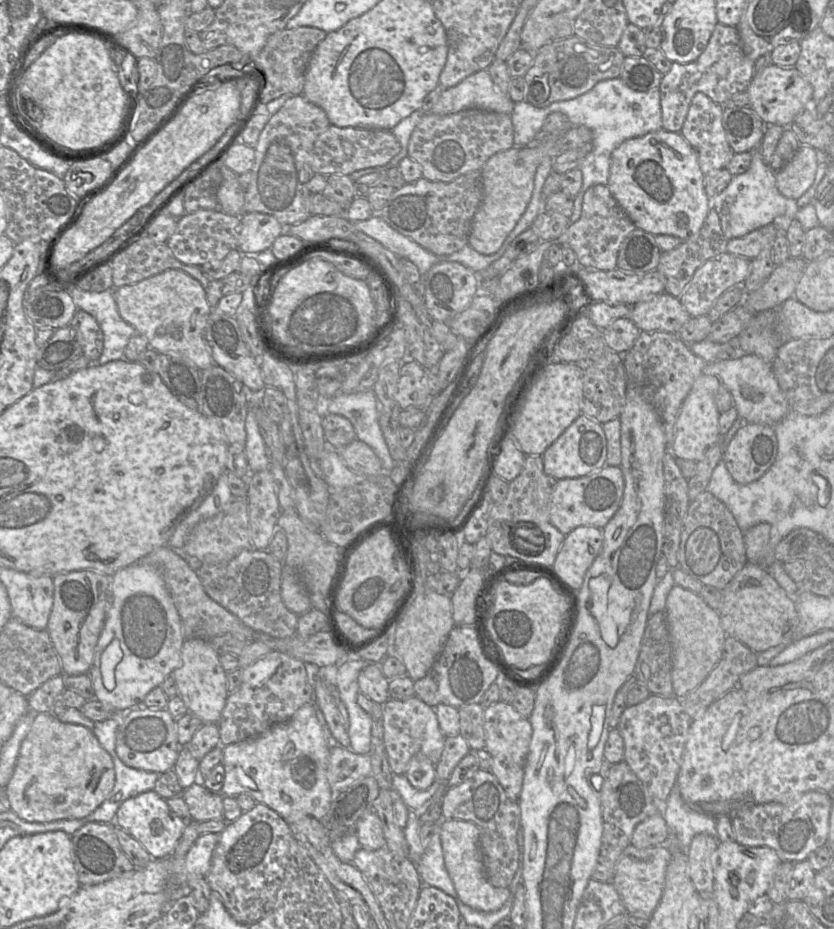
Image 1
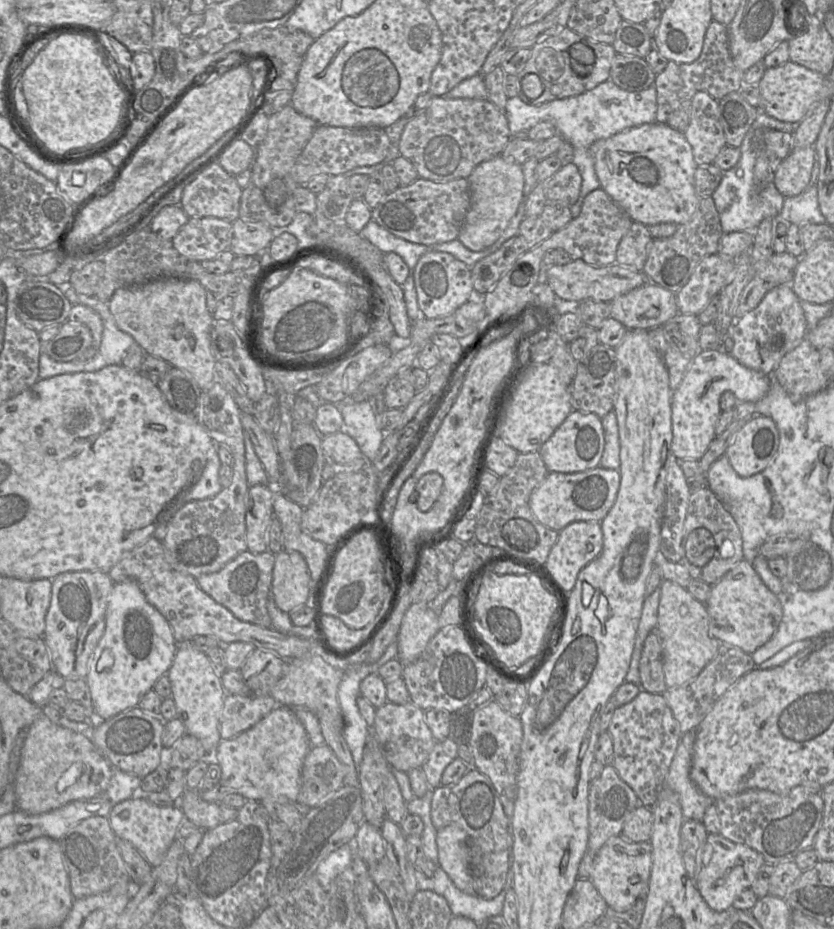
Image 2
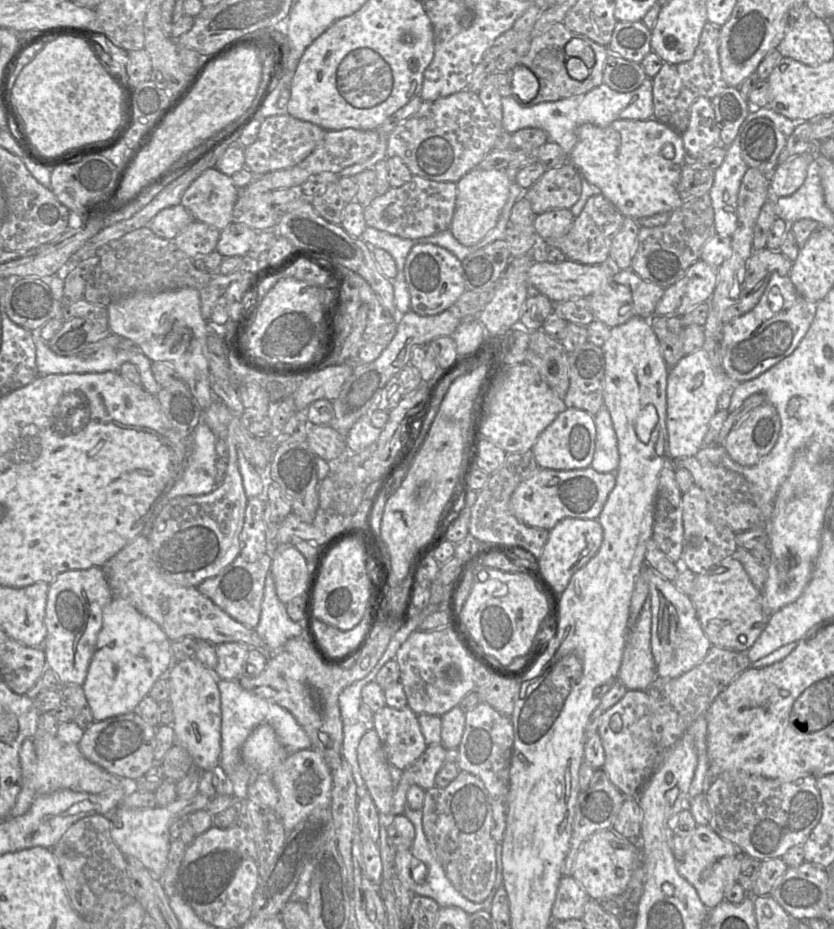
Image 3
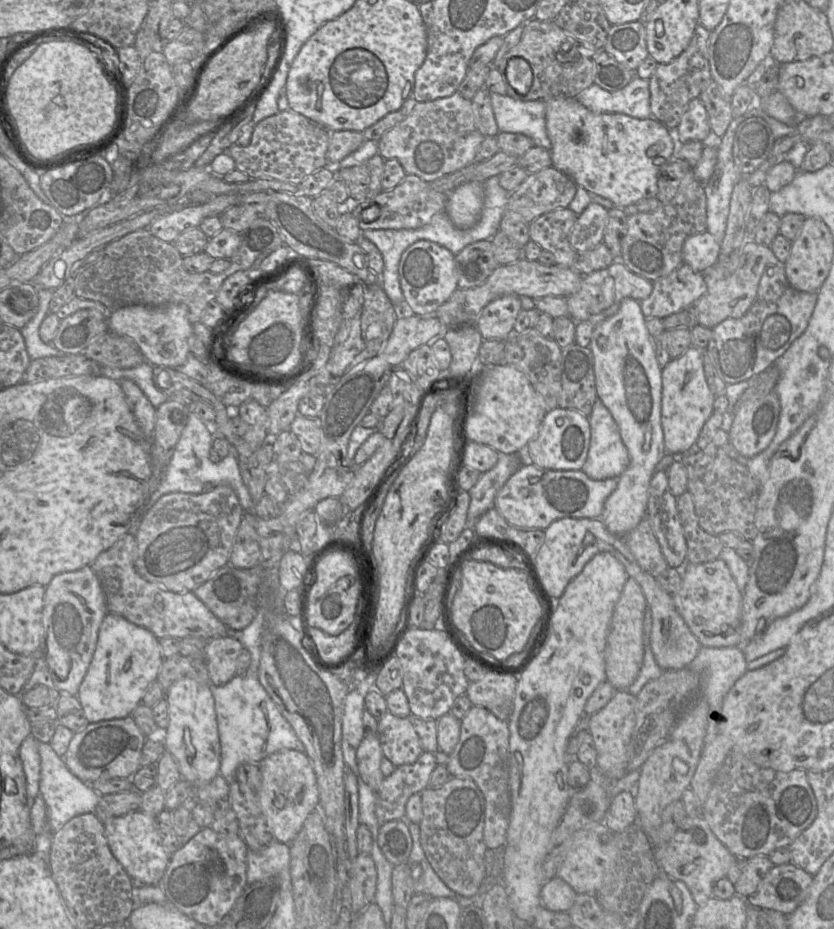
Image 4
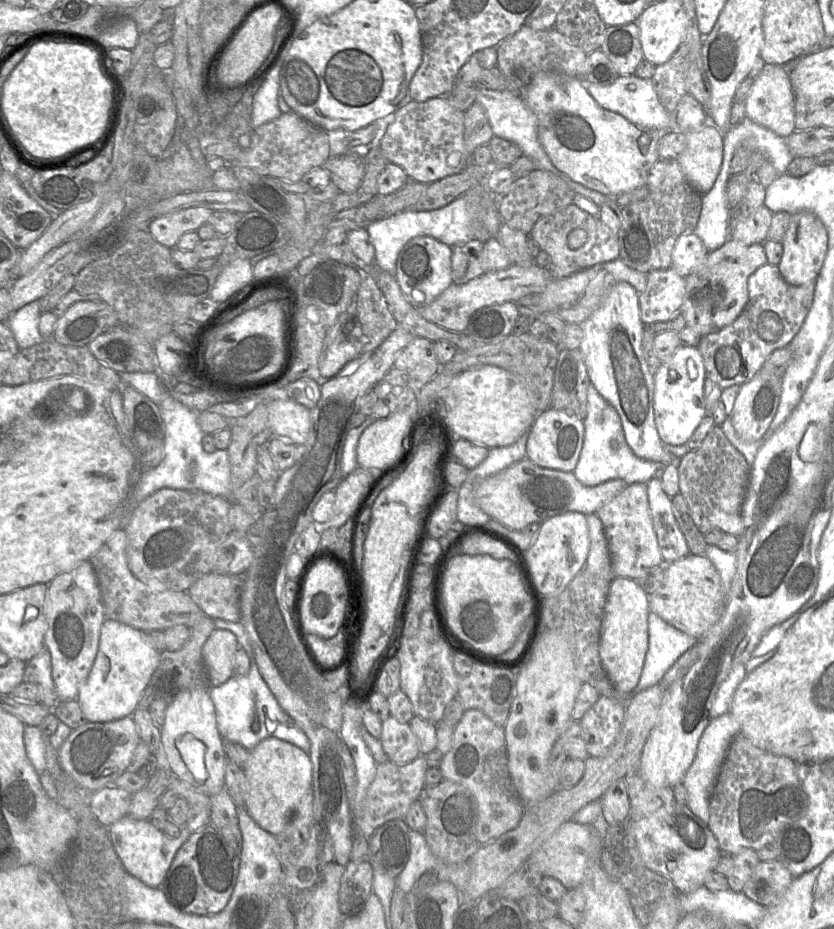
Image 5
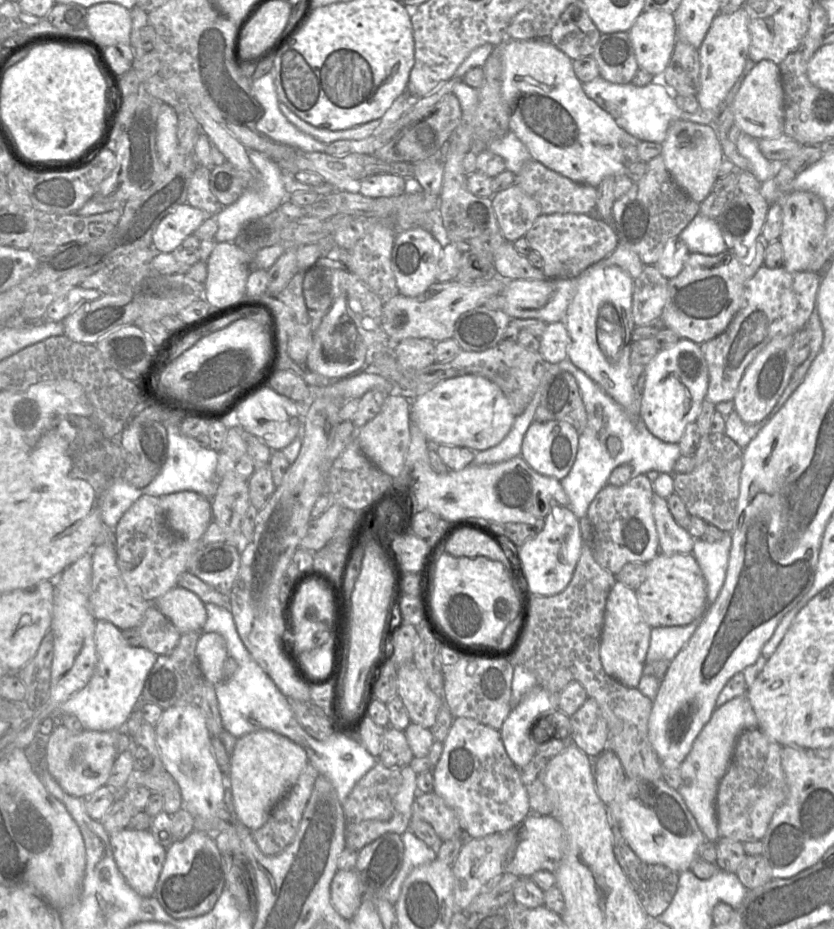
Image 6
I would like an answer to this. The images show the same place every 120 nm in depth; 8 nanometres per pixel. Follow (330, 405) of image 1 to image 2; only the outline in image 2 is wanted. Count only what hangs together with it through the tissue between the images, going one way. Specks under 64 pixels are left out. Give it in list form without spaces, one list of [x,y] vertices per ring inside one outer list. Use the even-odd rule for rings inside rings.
[[[345,402],[336,405],[340,405],[345,433],[356,441],[363,457],[373,461],[380,449],[384,432],[378,427],[370,402]]]

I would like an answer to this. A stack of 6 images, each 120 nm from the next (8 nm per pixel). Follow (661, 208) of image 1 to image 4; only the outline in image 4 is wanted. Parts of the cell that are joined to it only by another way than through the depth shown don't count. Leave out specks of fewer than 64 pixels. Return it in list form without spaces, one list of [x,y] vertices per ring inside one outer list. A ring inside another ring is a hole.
[[[558,97],[546,101],[546,129],[551,142],[552,166],[583,187],[591,195],[613,202],[617,208],[637,203],[646,198],[656,198],[660,171],[673,158],[676,138],[673,131],[653,117],[638,119],[620,113],[594,113],[576,98]]]

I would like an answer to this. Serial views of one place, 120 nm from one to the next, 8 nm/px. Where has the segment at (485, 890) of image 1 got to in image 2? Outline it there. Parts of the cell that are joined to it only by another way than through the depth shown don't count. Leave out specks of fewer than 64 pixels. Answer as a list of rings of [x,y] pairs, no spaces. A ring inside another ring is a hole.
[[[451,824],[437,830],[438,858],[443,870],[461,891],[476,895],[469,870],[468,836],[465,830]]]

